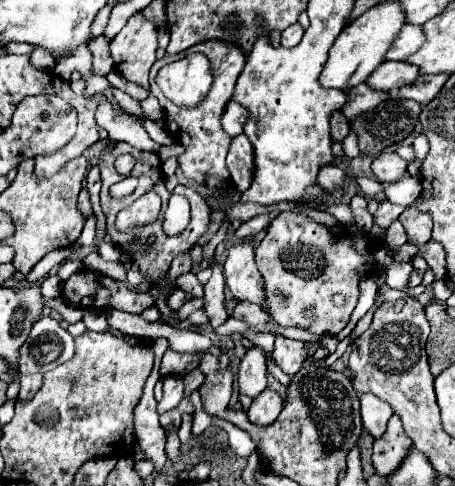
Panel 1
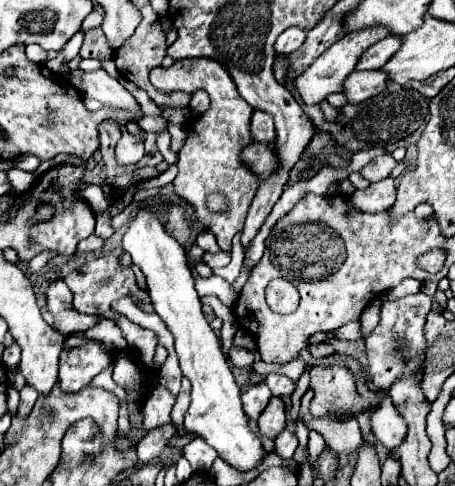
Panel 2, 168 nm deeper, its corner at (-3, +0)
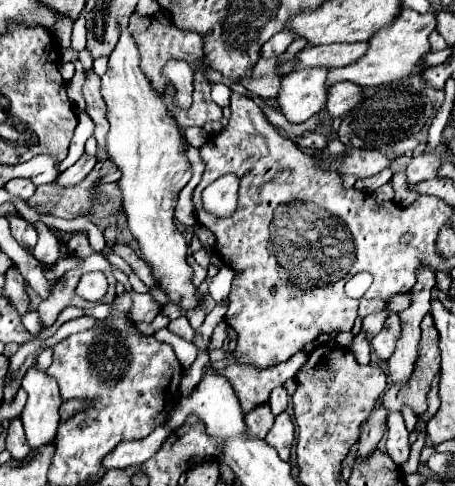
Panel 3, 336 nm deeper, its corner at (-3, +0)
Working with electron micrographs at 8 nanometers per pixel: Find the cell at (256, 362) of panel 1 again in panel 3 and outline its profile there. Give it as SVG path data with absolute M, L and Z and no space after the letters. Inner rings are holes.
M261 405L261 407L255 409L253 413L249 413L249 415L245 417L249 437L265 439L265 435L267 435L269 429L273 427L273 419L275 419L275 417L271 415L271 409L267 409L267 405Z

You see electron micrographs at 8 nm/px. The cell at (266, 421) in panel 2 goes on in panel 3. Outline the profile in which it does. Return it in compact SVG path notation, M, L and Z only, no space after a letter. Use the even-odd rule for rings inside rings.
M281 413L279 417L275 417L273 429L267 433L267 439L265 441L273 449L277 449L277 453L279 453L279 457L283 461L289 461L291 445L293 445L293 431L295 431L295 427L293 427L289 415L287 413Z

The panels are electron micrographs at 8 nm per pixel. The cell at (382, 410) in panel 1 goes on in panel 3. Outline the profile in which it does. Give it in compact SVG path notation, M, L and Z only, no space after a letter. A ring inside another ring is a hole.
M391 413L387 421L387 455L401 467L409 459L409 433L401 413Z

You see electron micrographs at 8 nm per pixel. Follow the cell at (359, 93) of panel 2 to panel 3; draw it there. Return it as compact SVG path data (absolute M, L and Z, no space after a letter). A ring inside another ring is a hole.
M337 83L333 87L327 89L327 103L325 103L325 111L335 119L345 115L347 111L351 111L359 101L361 101L363 93L359 85L351 85L351 83Z

